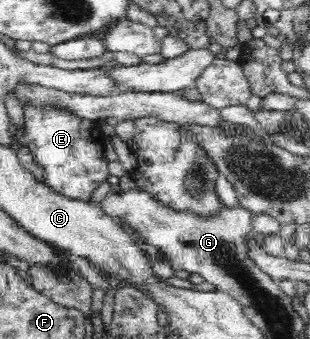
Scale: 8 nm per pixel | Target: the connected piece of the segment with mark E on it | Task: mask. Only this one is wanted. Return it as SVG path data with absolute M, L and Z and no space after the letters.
M27 106L23 112L24 130L17 130L20 146L26 146L34 156L36 164L43 168L43 182L53 192L70 198L89 202L95 189L109 178L109 166L104 155L105 136L93 138L91 130L95 121L77 118L66 110L50 106Z

